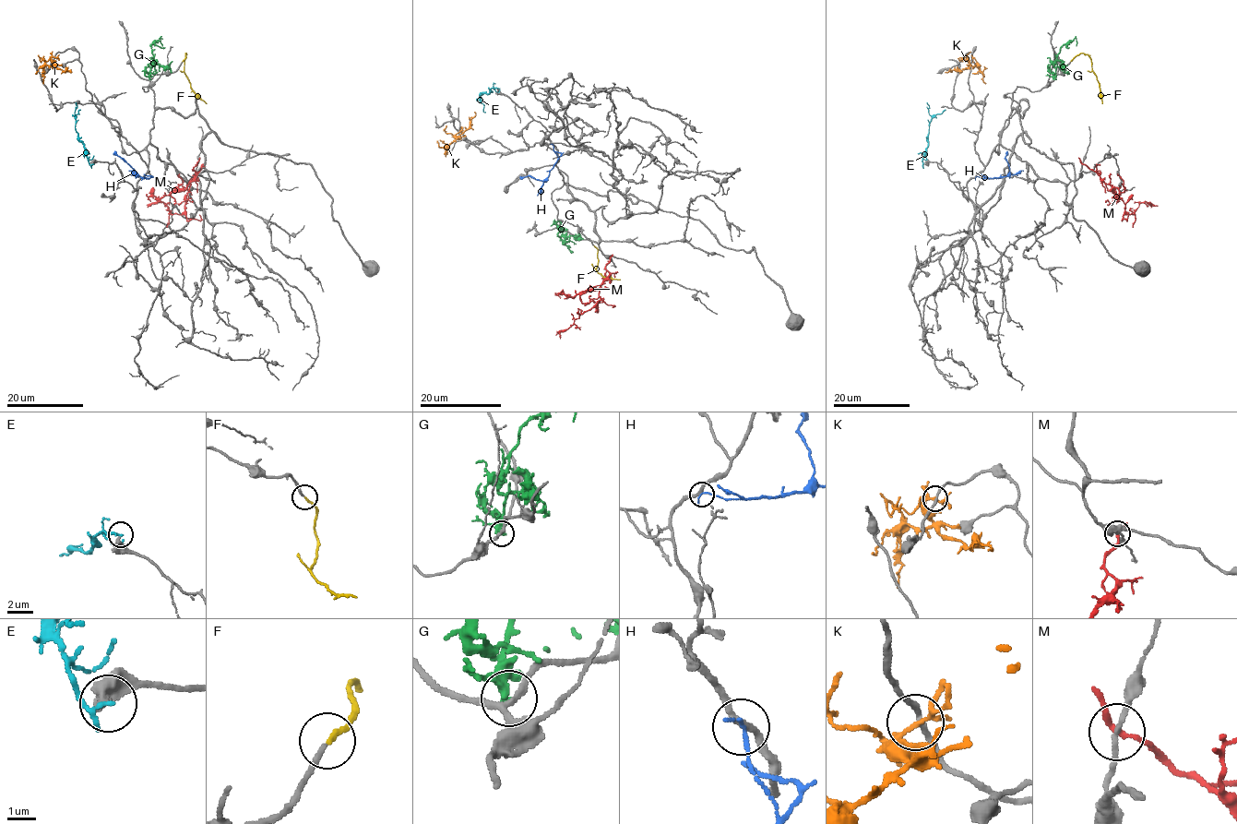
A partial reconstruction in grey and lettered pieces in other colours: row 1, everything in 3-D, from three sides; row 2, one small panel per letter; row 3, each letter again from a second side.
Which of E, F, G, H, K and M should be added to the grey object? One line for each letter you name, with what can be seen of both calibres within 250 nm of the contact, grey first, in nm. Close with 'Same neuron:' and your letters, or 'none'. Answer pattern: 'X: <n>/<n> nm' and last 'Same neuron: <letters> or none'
F: 200/180 nm
K: 180/150 nm
Same neuron: F, K

